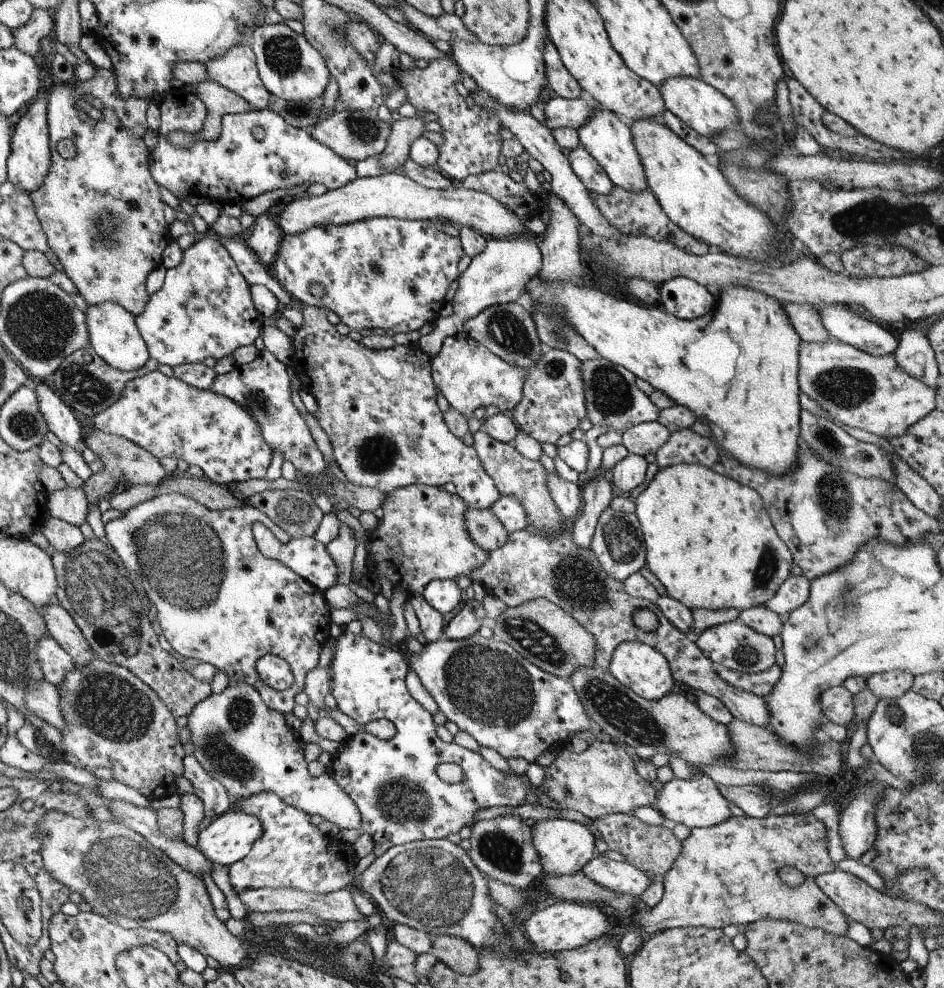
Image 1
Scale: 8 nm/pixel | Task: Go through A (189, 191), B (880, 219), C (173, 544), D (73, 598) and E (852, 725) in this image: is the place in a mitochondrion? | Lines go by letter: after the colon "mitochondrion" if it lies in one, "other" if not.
A: other
B: mitochondrion
C: mitochondrion
D: other
E: other

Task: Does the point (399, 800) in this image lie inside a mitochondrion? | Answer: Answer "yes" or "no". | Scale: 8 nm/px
yes

